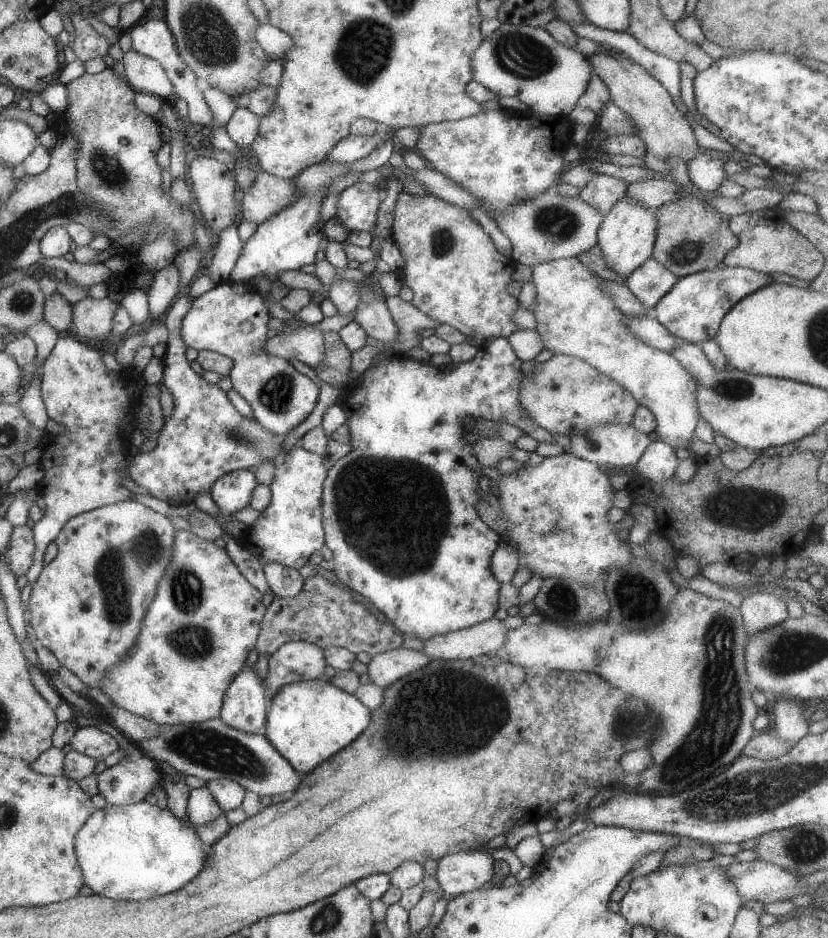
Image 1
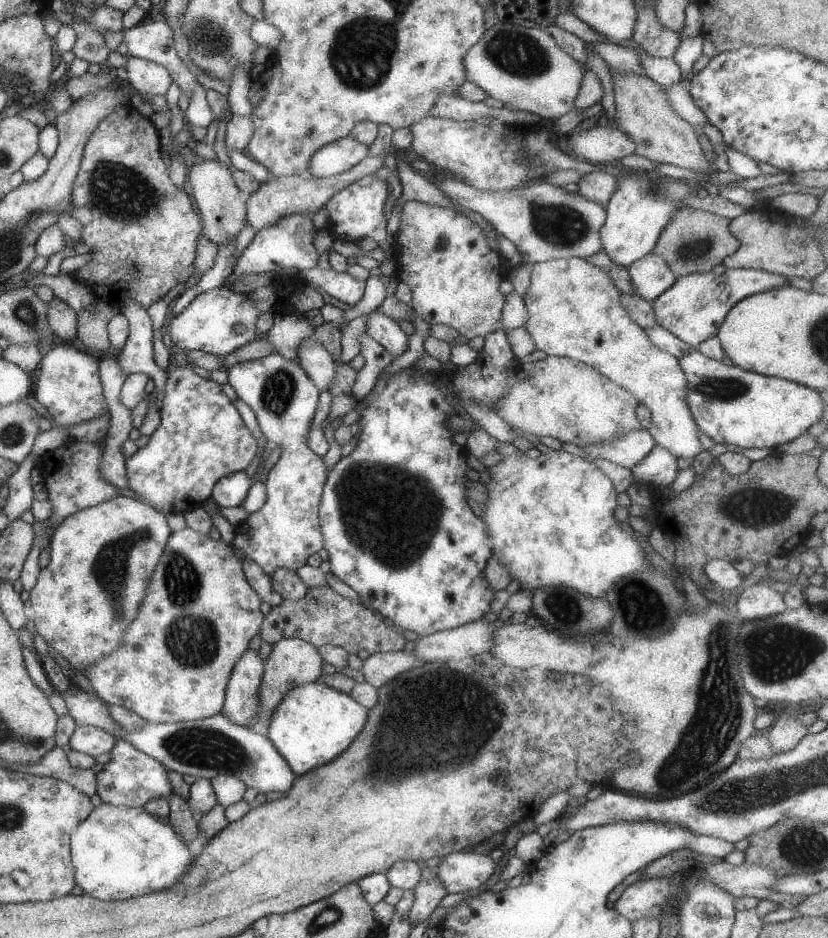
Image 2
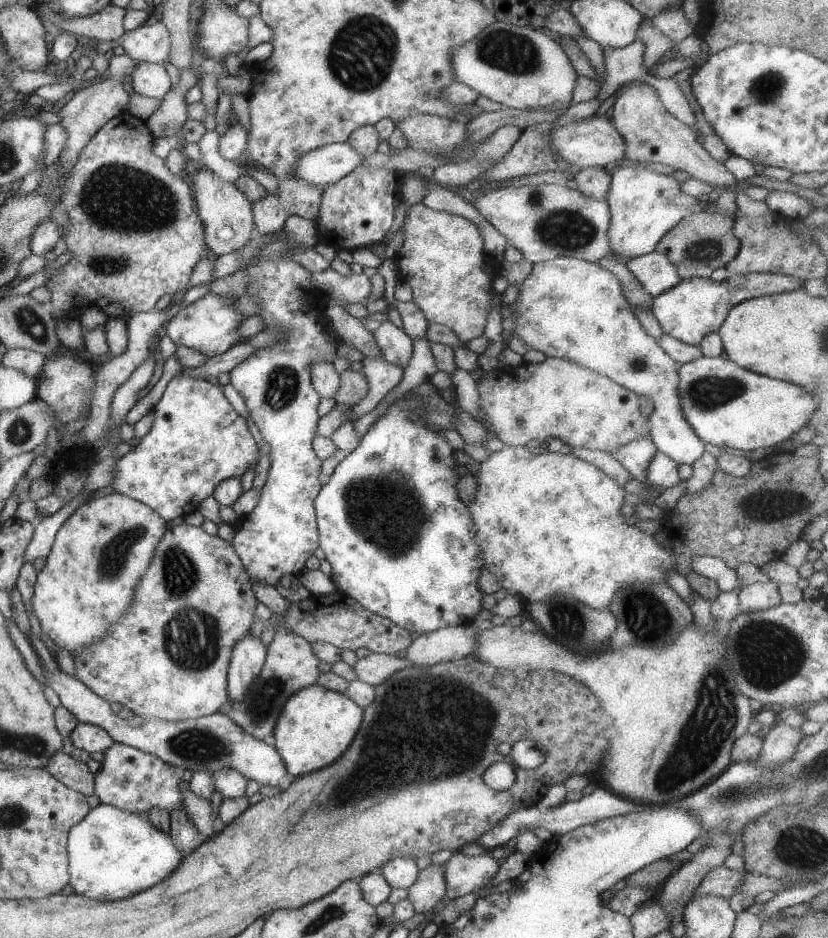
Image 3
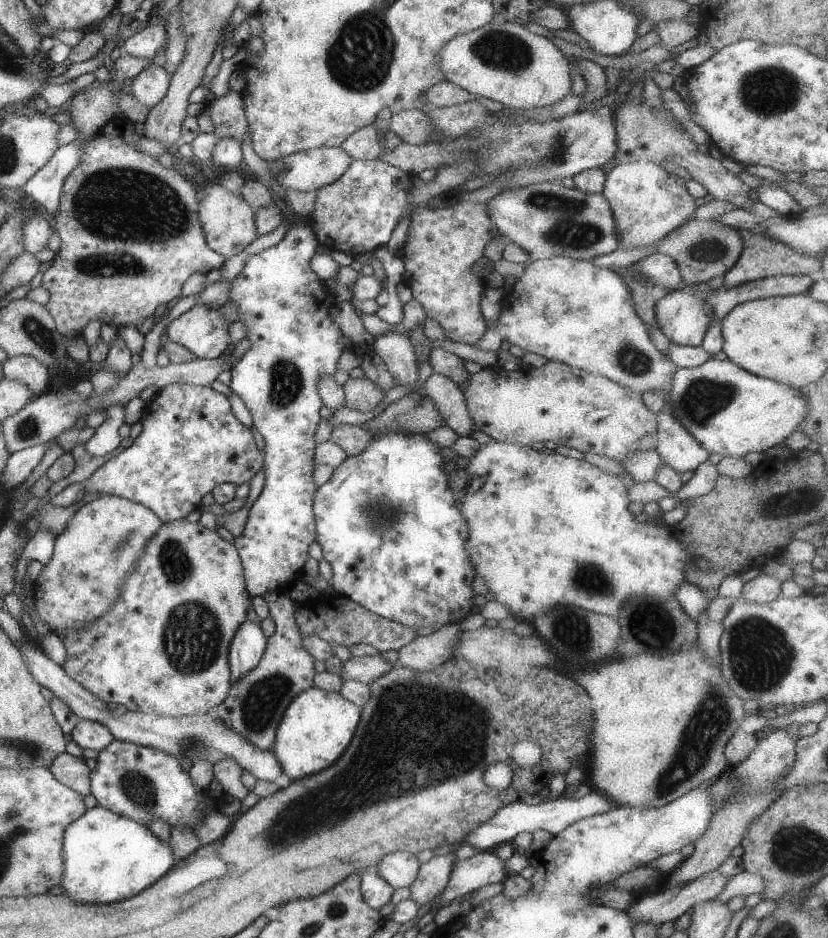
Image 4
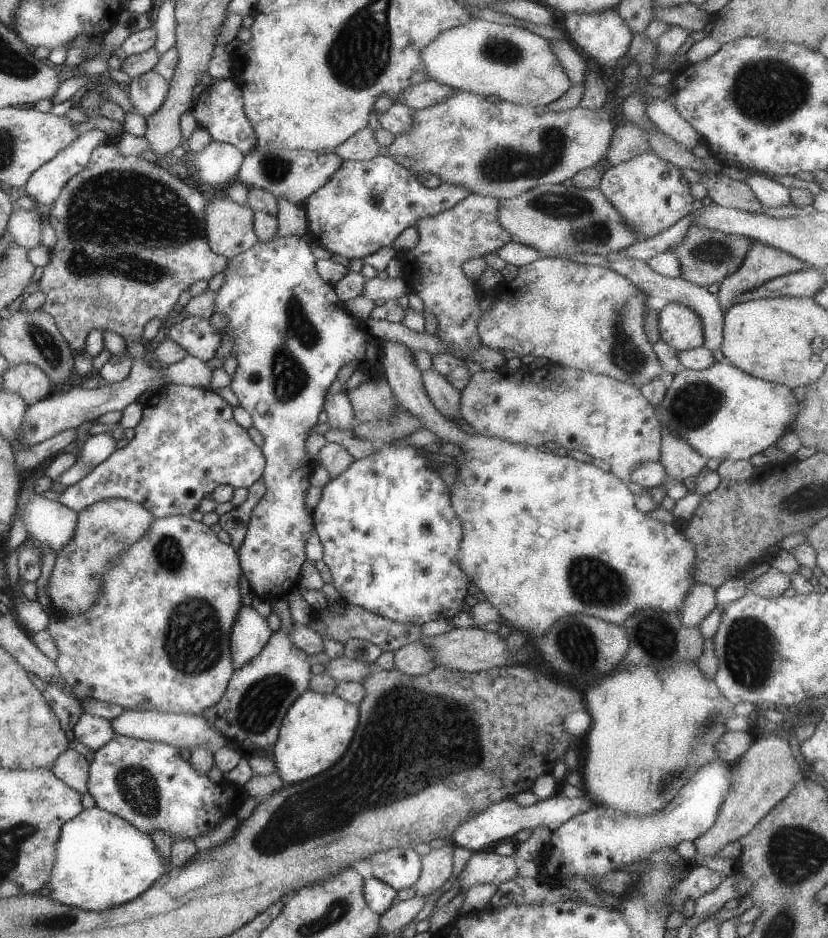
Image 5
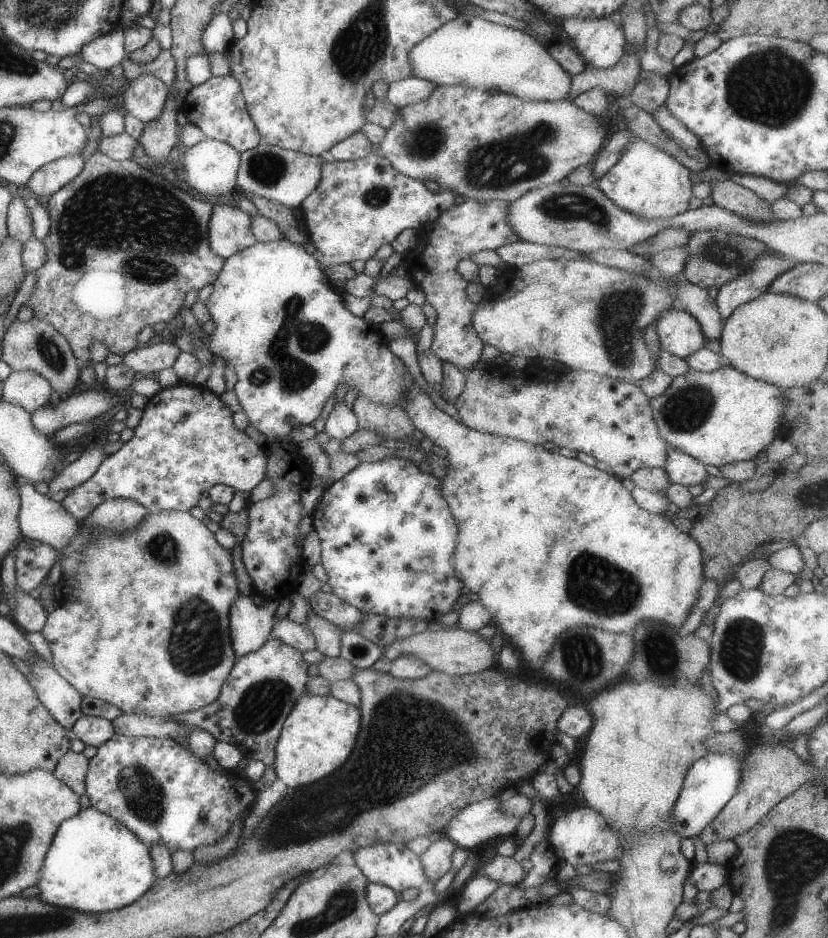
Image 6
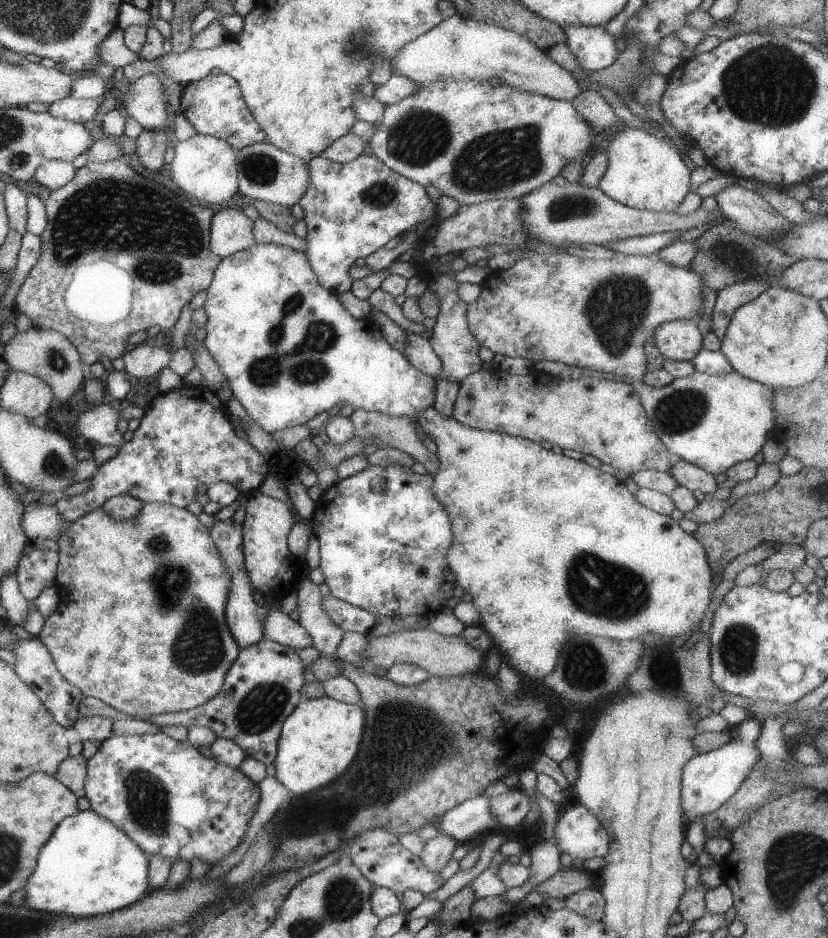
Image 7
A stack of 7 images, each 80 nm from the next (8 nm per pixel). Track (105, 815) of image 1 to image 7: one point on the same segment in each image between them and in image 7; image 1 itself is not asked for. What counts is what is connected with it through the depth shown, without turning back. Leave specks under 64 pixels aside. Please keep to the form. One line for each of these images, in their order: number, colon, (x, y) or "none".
2: (118, 853)
3: (112, 854)
4: (106, 857)
5: (100, 860)
6: (94, 864)
7: (88, 867)

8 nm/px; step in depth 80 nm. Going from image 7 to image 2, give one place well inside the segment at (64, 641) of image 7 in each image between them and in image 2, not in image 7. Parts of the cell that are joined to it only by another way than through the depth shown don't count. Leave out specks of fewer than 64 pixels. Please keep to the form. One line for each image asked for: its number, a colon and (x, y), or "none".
2: (199, 613)
3: (166, 658)
4: (162, 647)
5: (157, 638)
6: (147, 631)

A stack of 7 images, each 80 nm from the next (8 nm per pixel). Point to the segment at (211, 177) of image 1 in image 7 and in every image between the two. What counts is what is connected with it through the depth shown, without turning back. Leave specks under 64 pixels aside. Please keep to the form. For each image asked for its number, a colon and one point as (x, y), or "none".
2: (221, 206)
3: (225, 213)
4: (227, 221)
5: (228, 225)
6: (229, 231)
7: (230, 231)

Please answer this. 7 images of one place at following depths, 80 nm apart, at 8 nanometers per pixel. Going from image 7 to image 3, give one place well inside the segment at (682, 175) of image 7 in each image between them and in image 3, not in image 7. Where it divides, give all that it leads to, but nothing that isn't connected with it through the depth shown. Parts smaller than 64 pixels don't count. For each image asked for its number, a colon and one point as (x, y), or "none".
3: (643, 205)
4: (646, 202)
5: (649, 194)
6: (646, 181)

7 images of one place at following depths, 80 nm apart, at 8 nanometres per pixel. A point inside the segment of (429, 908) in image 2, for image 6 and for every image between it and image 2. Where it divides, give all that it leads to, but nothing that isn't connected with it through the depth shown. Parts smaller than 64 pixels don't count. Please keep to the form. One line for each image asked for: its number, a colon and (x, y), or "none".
3: (428, 888)
4: (432, 876)
5: (435, 867)
6: (436, 860)

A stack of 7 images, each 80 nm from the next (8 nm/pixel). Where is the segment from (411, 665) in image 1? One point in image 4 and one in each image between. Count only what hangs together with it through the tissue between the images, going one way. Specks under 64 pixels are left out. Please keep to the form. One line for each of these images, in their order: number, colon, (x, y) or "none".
2: (378, 668)
3: (373, 669)
4: (365, 669)

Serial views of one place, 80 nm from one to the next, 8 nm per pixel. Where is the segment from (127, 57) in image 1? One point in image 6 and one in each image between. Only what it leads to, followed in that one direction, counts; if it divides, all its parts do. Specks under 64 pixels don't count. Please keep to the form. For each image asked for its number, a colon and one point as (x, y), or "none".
2: (147, 77)
3: (147, 79)
4: (148, 87)
5: (146, 92)
6: (143, 98)

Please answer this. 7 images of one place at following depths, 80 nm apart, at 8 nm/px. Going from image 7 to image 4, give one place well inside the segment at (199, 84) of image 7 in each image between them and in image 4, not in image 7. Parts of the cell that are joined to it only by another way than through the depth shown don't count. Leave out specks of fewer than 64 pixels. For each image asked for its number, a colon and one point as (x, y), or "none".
4: (227, 113)
5: (218, 109)
6: (216, 106)

